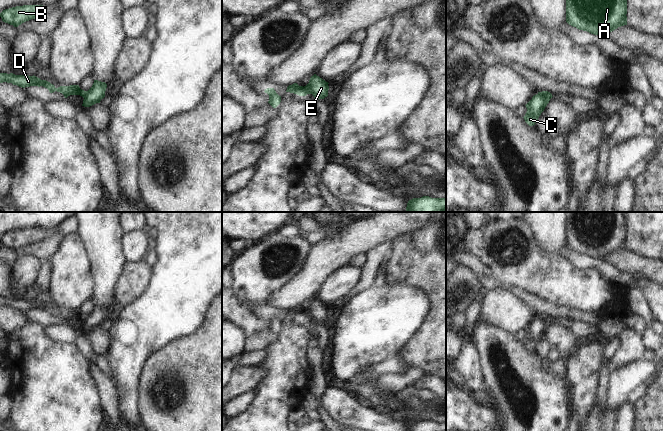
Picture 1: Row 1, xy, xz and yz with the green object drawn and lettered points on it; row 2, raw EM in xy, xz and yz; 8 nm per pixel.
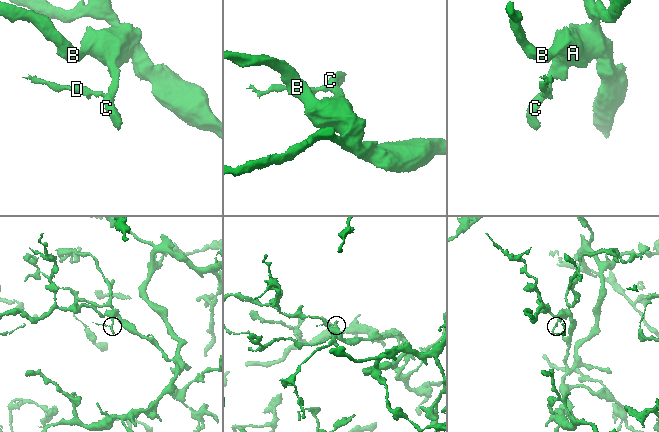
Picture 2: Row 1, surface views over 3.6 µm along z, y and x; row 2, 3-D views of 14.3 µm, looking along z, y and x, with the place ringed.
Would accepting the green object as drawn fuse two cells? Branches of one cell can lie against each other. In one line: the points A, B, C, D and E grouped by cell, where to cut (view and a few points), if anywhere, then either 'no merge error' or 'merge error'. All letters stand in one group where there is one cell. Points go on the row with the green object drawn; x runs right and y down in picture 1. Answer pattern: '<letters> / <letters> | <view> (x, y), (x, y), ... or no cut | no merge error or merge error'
A B C E / D | xz (308, 83), (308, 89), (311, 93) | merge error

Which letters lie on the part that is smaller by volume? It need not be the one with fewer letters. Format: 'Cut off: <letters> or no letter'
Cut off: D

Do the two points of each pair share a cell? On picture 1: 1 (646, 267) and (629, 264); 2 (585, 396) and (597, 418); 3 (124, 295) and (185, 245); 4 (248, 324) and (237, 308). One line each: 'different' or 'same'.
1: same
2: different
3: different
4: same

